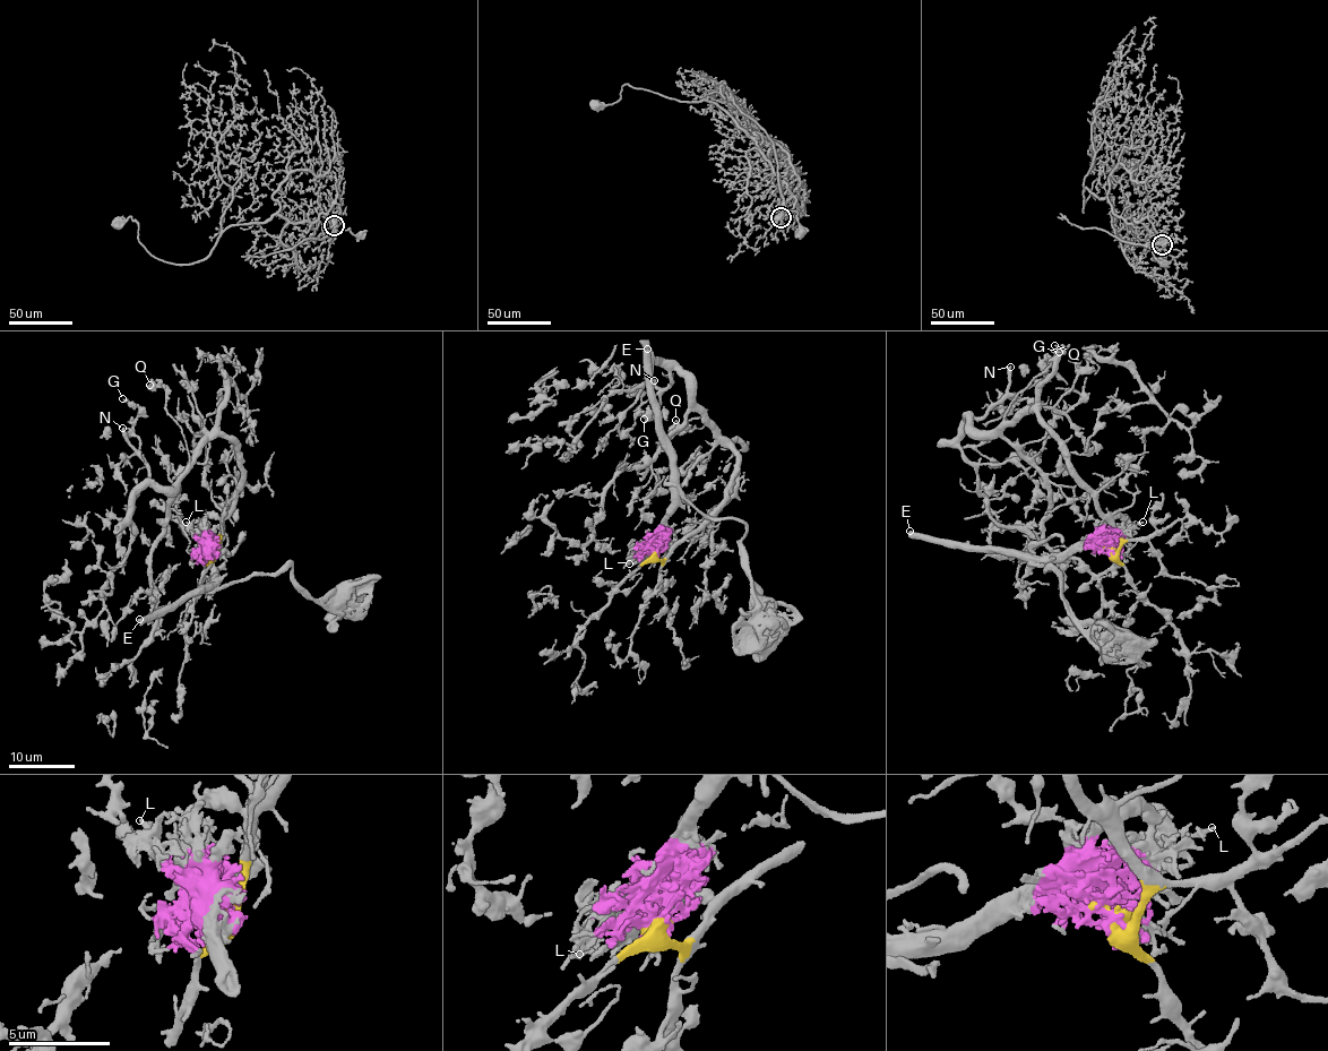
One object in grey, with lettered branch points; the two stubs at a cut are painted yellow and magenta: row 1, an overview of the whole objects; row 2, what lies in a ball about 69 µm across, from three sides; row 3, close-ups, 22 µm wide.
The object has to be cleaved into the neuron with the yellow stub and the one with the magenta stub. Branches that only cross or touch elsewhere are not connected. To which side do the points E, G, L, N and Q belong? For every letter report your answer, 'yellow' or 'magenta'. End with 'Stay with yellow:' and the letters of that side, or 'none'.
E: magenta
G: yellow
L: magenta
N: yellow
Q: yellow
Stay with yellow: G, N, Q

